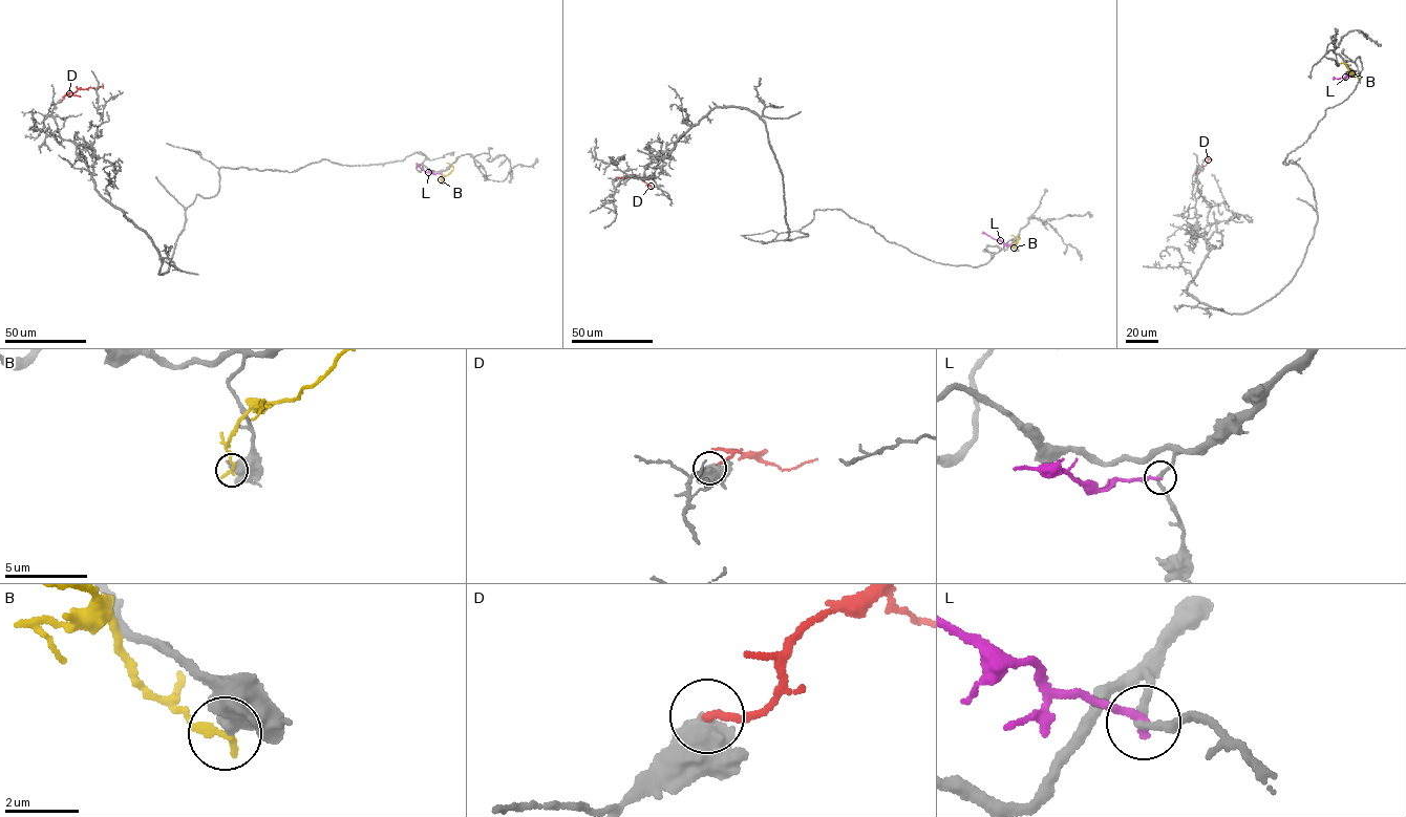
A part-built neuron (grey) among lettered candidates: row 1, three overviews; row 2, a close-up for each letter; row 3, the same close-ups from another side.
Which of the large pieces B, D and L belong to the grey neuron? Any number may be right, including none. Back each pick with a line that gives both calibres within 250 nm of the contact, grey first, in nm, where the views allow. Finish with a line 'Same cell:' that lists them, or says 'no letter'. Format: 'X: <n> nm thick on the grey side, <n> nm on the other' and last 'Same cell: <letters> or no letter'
D: 600 nm thick on the grey side, 200 nm on the other
Same cell: D

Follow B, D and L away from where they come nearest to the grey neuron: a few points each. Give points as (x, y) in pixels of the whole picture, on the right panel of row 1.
B: (1359, 78), (1341, 63)
D: (1199, 191), (1195, 173), (1209, 159), (1206, 157)
L: (1354, 71), (1343, 79), (1334, 78)

